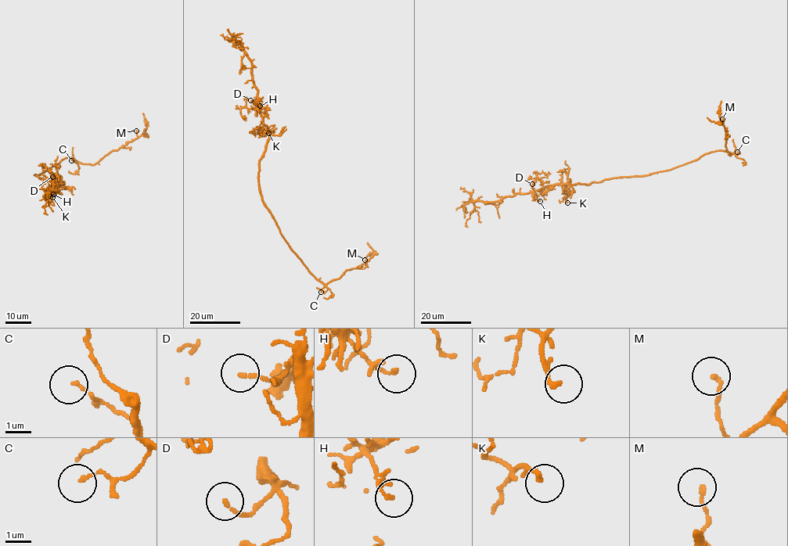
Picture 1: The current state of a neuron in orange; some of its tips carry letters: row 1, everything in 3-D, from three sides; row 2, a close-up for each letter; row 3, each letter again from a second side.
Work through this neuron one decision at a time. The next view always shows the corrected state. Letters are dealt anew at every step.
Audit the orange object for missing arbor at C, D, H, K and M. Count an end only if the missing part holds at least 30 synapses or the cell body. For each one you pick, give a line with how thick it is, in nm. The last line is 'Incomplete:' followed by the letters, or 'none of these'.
Incomplete: none of these

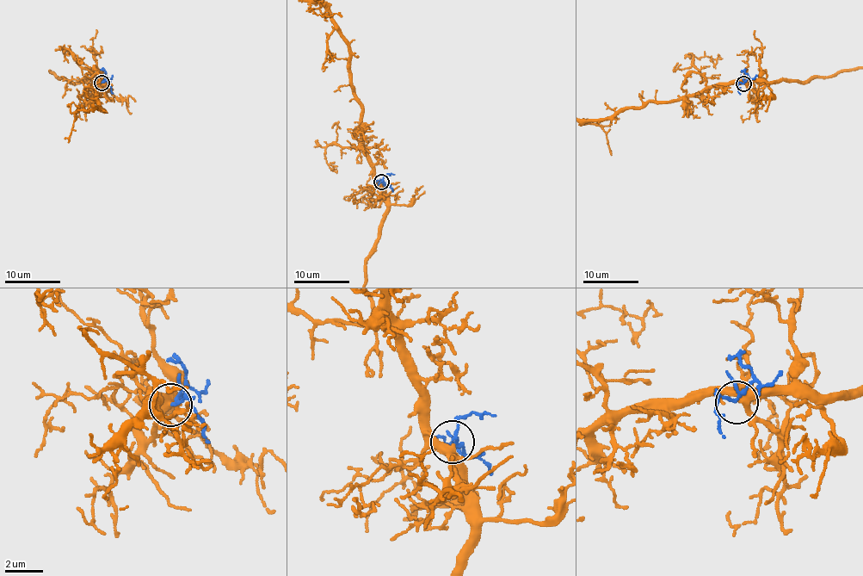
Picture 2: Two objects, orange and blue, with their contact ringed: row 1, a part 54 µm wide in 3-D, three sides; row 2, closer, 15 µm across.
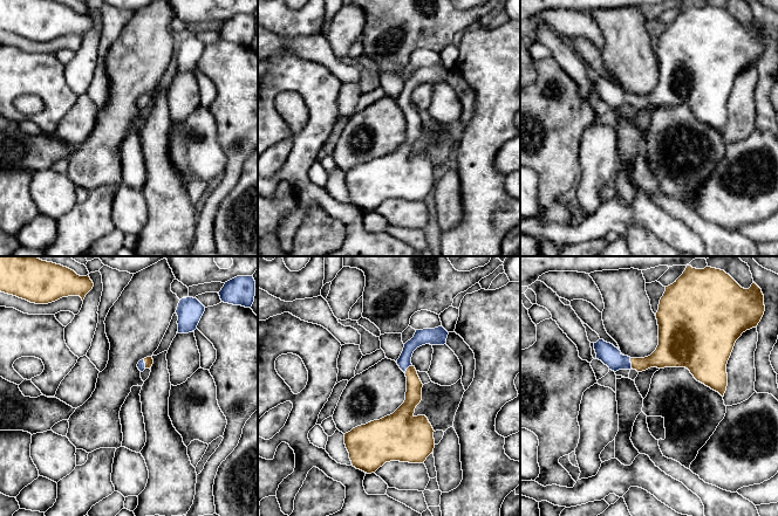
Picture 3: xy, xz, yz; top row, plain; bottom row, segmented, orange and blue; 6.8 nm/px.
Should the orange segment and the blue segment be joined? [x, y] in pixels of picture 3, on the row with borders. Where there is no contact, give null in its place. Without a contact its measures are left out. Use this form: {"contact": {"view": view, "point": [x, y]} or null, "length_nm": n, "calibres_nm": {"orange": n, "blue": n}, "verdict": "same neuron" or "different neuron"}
{"contact": {"view": "yz", "point": [630, 362]}, "length_nm": 70, "calibres_nm": {"orange": 160, "blue": 140}, "verdict": "same neuron"}

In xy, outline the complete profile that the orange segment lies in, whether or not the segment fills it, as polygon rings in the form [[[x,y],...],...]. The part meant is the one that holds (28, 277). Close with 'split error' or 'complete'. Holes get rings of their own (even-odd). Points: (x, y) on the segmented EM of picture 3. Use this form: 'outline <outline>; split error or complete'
outline [[[0,256],[0,291],[30,303],[48,304],[68,296],[80,296],[83,301],[93,287],[89,275],[80,276],[67,267],[36,256]]]; complete

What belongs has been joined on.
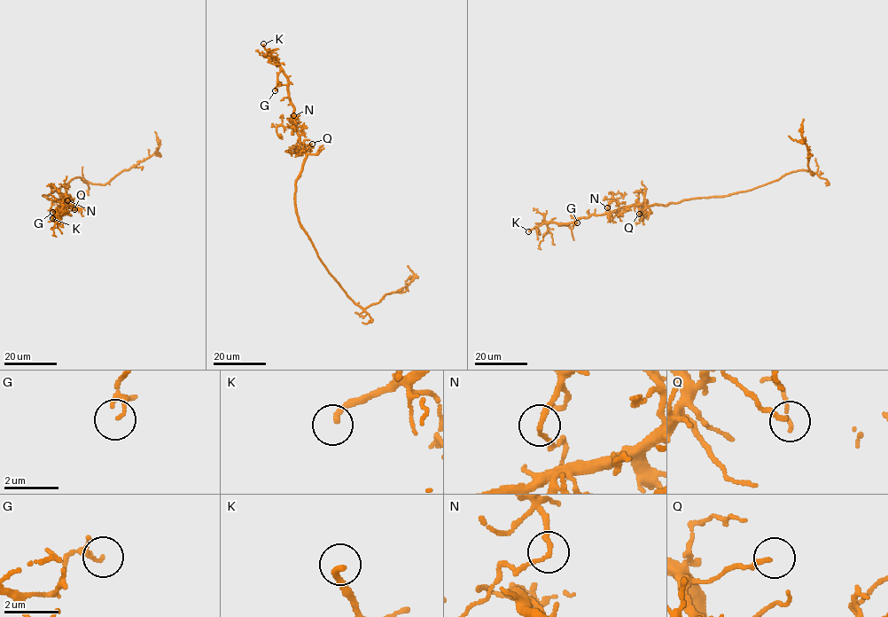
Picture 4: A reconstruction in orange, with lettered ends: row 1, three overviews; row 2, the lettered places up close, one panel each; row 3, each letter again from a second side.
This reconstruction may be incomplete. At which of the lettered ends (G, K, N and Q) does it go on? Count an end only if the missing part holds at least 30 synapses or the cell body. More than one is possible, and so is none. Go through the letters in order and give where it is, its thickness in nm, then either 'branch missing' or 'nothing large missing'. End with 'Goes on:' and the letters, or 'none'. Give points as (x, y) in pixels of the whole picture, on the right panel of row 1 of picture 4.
G: place (577, 222); calibre 60 nm; nothing large missing
K: place (528, 231); calibre 220 nm; branch missing
N: place (607, 207); calibre 150 nm; nothing large missing
Q: place (639, 214); calibre 110 nm; nothing large missing
Goes on: K

